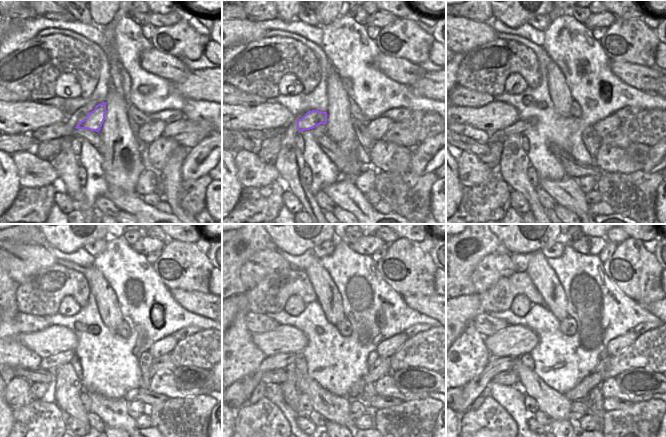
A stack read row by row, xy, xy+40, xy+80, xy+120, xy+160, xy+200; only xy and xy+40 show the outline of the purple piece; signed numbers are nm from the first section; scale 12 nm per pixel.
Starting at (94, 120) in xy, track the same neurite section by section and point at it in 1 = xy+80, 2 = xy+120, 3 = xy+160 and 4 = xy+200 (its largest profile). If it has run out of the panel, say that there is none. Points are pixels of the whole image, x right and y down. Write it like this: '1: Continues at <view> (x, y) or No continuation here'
1: Continues at xy+80 (519, 127)
2: Continues at xy+120 (52, 362)
3: Continues at xy+160 (280, 361)
4: Continues at xy+200 (495, 365).

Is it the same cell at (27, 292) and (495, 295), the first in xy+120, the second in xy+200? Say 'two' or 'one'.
one

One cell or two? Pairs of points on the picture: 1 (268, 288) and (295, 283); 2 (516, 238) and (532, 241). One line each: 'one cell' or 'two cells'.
1: one cell
2: one cell

